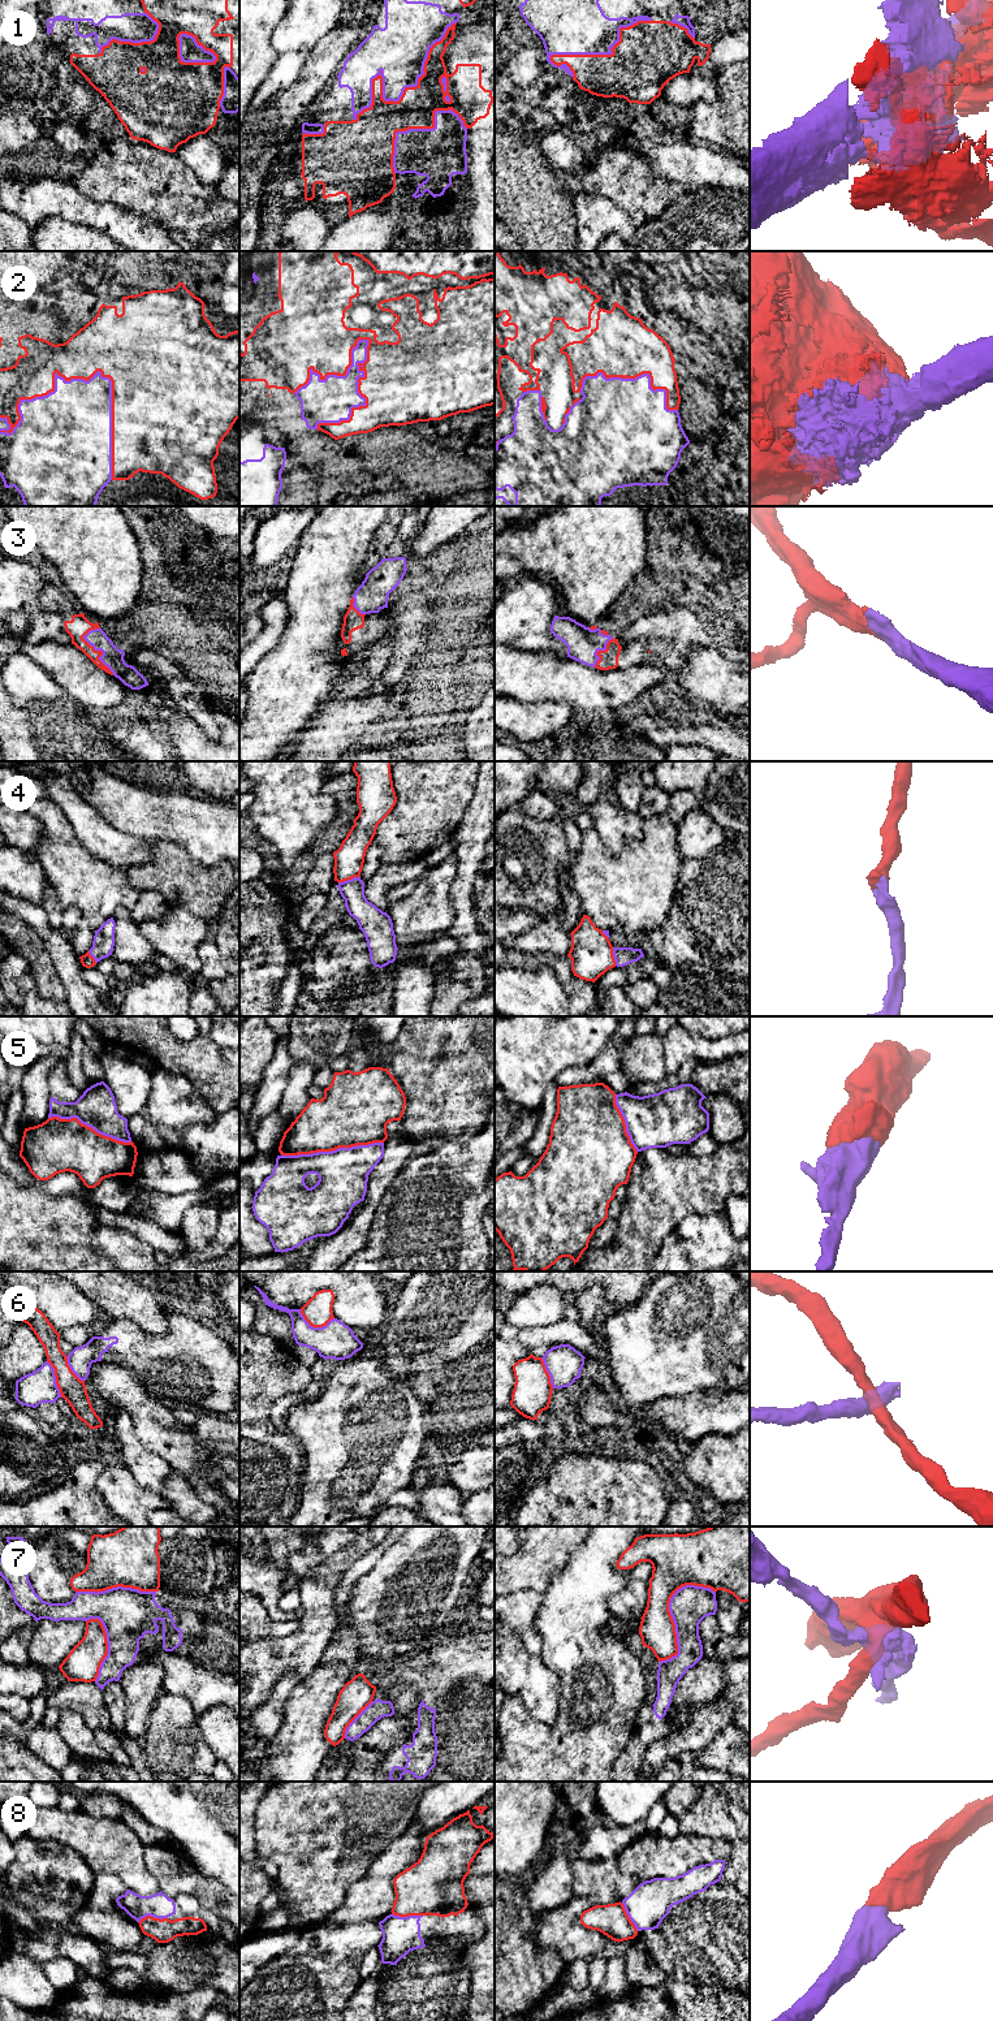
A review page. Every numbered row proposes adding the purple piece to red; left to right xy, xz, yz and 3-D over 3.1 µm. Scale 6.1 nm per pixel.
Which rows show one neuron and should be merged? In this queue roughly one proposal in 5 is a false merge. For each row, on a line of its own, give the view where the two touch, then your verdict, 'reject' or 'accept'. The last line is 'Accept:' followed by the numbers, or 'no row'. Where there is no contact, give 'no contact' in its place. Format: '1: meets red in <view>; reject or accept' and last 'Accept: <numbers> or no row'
1: meets red in xz; accept
2: meets red in xy; accept
3: meets red in xy; accept
4: meets red in xz; accept
5: meets red in xz; accept
6: meets red in xz; reject
7: meets red in yz; reject
8: meets red in xz; accept
Accept: 1, 2, 3, 4, 5, 8

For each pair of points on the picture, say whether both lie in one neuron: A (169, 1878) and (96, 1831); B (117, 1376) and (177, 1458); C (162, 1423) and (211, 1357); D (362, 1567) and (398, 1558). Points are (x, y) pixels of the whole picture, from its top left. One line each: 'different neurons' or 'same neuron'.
A: different neurons
B: same neuron
C: different neurons
D: different neurons

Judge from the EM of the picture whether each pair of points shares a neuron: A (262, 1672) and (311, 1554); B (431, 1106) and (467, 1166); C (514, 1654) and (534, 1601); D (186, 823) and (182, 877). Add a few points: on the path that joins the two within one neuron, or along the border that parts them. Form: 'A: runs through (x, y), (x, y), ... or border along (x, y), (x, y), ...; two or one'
A: border along (327, 1558), (315, 1564), (298, 1580); two
B: border along (480, 1130), (467, 1141), (445, 1143), (434, 1149); two
C: border along (508, 1624), (522, 1645), (538, 1657); two
D: border along (158, 842), (178, 843), (193, 859), (211, 867); two

